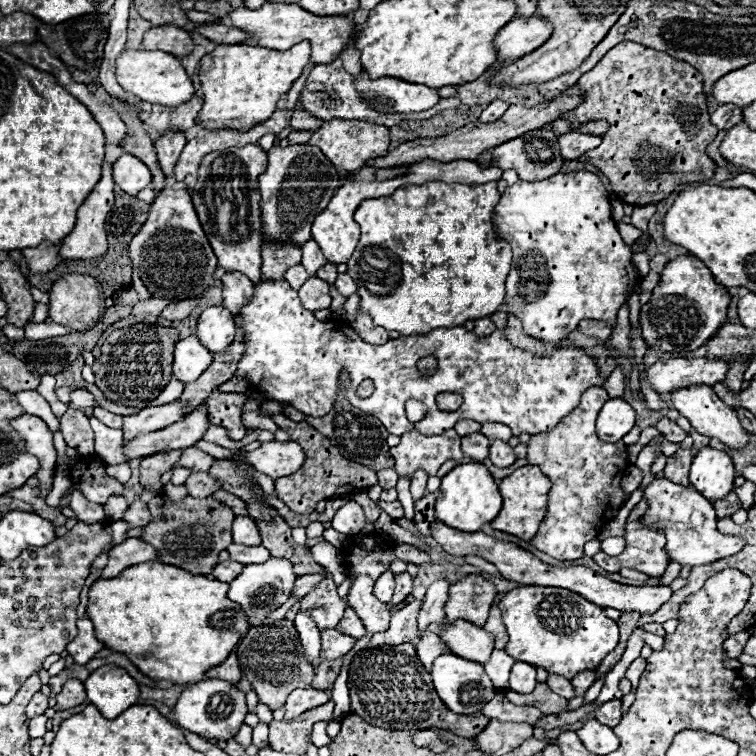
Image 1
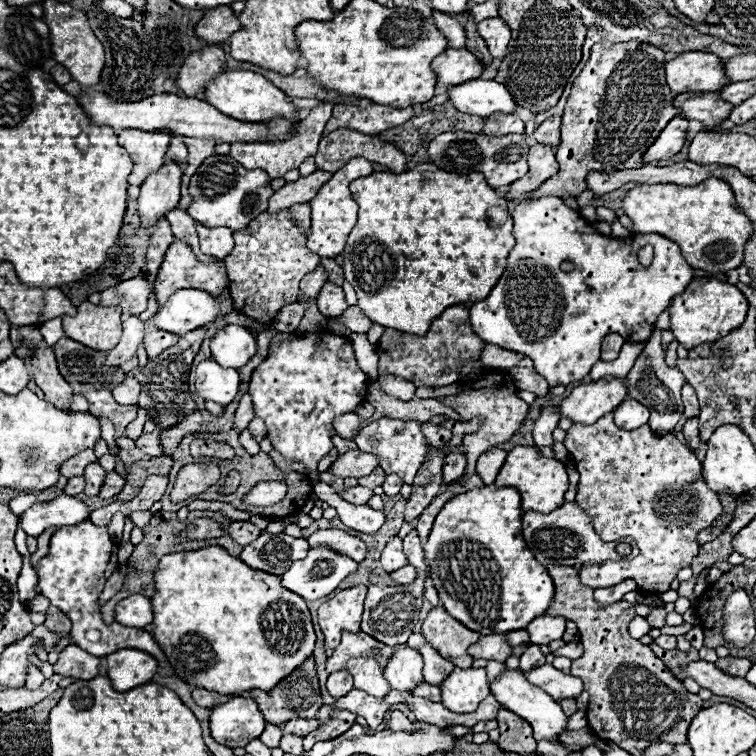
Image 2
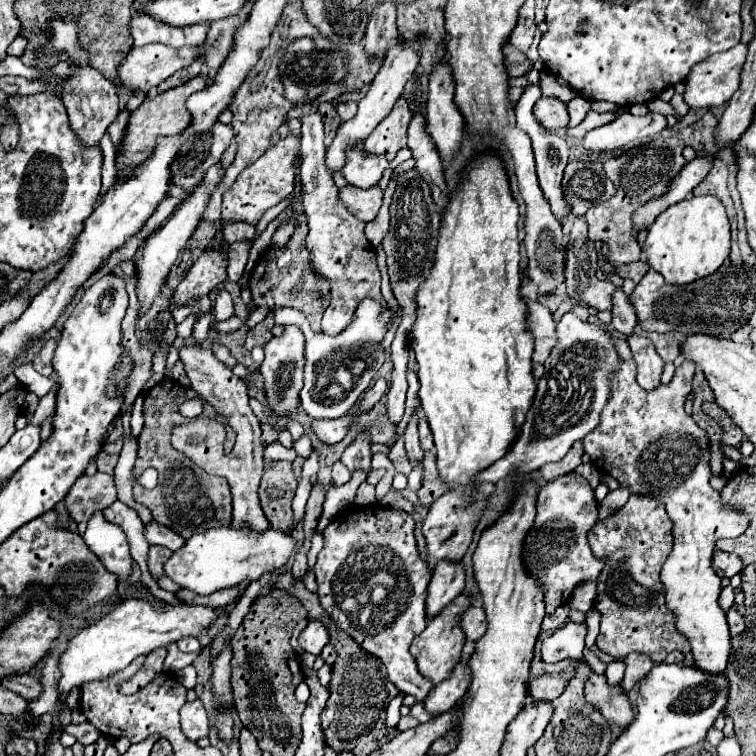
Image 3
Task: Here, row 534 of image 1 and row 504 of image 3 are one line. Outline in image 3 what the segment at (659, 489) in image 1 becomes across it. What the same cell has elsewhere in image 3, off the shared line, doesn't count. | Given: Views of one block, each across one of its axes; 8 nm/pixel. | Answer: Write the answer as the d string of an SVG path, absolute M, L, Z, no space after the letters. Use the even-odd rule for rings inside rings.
M618 360L618 368L610 374L610 398L602 410L602 422L588 438L584 438L586 454L592 462L606 474L614 476L620 484L630 486L634 494L652 494L654 498L664 500L666 512L674 524L674 550L662 568L662 584L666 588L666 608L676 618L676 630L684 634L692 646L694 666L708 674L726 674L726 664L730 658L730 632L726 624L726 614L718 604L718 596L722 592L720 576L712 568L712 554L716 540L720 538L736 538L746 532L748 516L734 510L732 506L724 506L720 492L710 486L710 450L708 438L702 428L692 420L690 414L684 412L686 396L692 390L694 362L686 360L680 368L676 368L674 378L668 384L660 384L654 390L642 390L636 382L636 362L634 360Z

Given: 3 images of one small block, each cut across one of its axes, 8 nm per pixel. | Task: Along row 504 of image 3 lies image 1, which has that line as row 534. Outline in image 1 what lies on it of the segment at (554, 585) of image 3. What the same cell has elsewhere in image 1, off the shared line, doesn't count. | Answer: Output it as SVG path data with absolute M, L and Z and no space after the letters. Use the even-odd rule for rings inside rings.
M588 388L582 394L580 404L568 416L564 416L556 428L552 428L550 432L534 434L532 440L528 442L528 462L532 466L540 466L540 470L552 480L552 488L548 494L546 518L542 520L538 534L532 538L530 544L534 548L550 554L556 560L578 560L578 558L582 558L584 556L584 544L594 540L598 536L598 532L618 516L620 508L628 500L628 494L620 488L620 480L628 468L626 444L622 440L620 442L602 442L602 440L598 440L596 430L594 430L596 416L598 416L598 412L606 400L608 400L608 394L604 388Z

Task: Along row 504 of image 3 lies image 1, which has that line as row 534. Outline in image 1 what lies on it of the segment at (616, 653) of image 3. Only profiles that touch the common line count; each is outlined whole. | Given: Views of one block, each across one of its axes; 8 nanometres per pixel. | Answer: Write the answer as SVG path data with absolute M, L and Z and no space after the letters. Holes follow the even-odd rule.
M638 502L638 504L632 508L632 512L630 512L630 516L628 516L628 520L626 520L626 526L624 526L626 550L624 550L622 554L618 554L618 556L606 556L604 552L600 552L600 554L594 556L594 562L596 562L600 568L604 568L606 572L618 572L620 568L634 568L634 570L644 572L646 576L652 576L652 578L660 578L660 576L664 574L666 566L670 564L670 558L668 558L668 554L666 554L666 550L664 550L664 532L662 532L660 528L644 526L644 524L640 522L640 518L644 516L644 510L646 510L646 508L648 508L648 504L644 504L644 502Z

